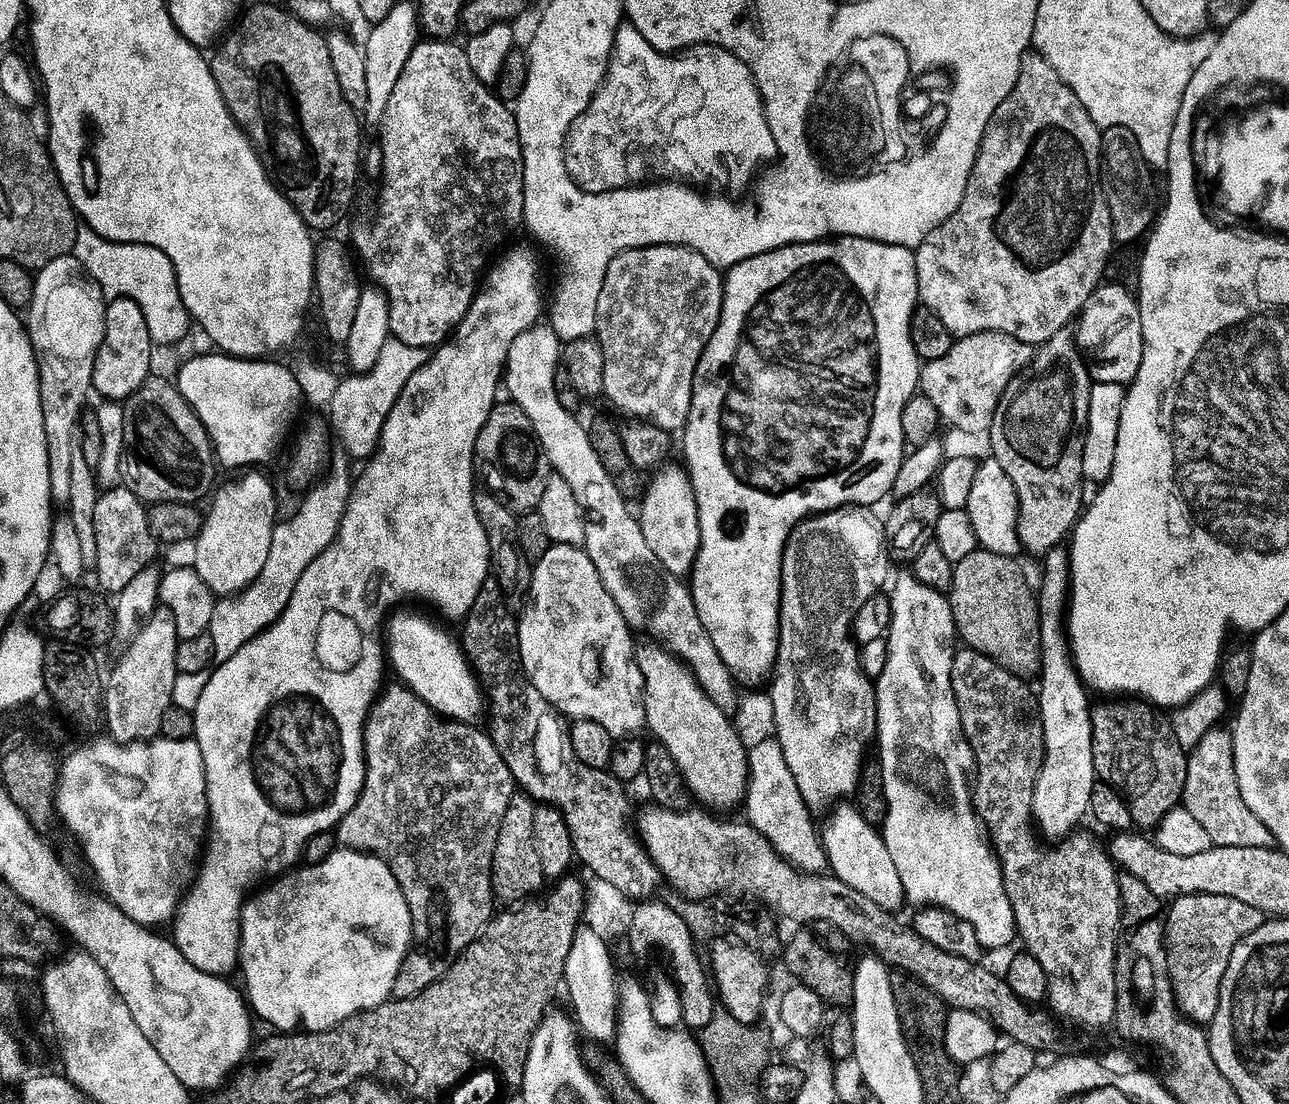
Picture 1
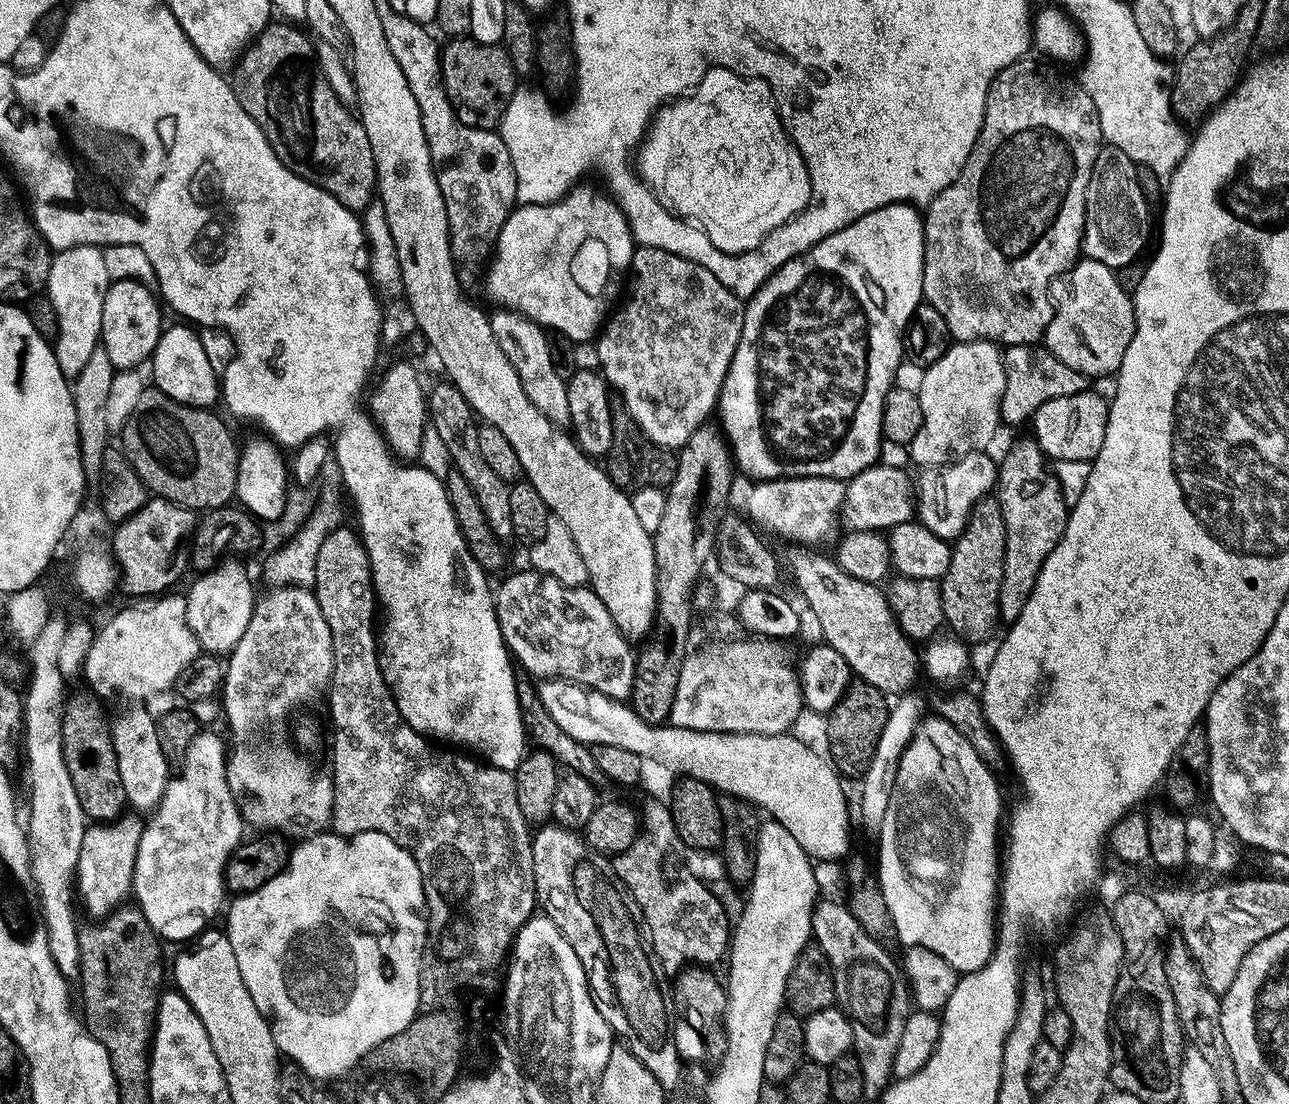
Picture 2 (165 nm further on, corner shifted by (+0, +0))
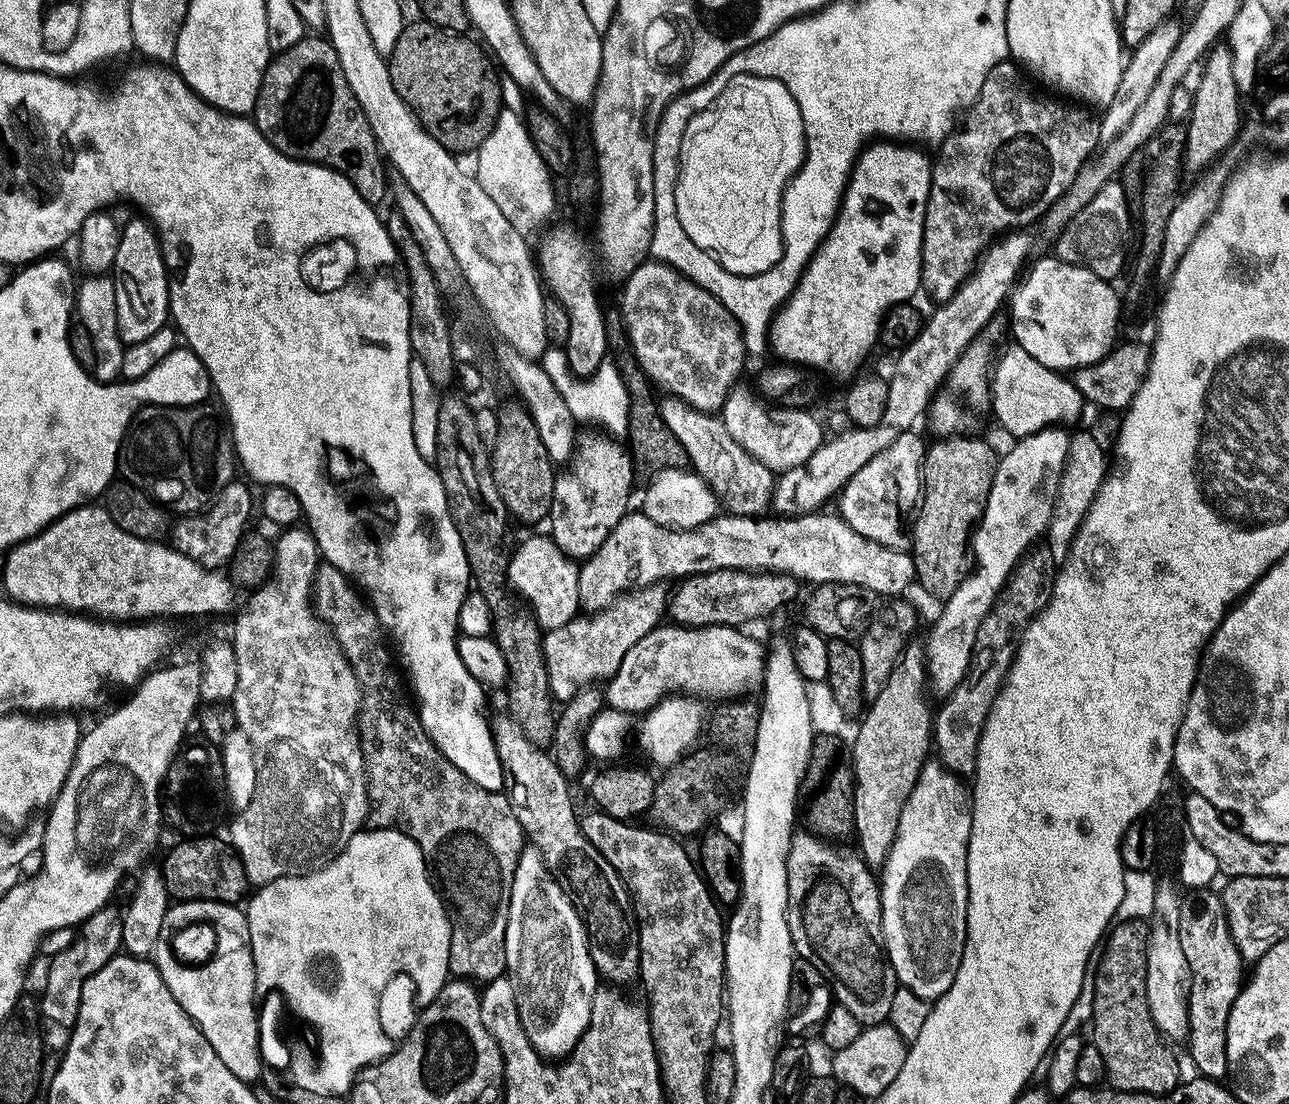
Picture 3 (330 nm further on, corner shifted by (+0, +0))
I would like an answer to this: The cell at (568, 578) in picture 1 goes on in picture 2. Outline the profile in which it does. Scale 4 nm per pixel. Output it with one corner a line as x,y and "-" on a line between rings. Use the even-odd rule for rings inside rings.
527,571
510,577
494,592
504,643
508,645
515,663
521,669
524,667
530,675
540,676
541,681
569,680
572,684
580,684
583,688
589,688
591,692
597,692
611,700
627,701
634,690
638,652
637,649
632,649
635,647
618,630
602,598
598,598
591,587
571,588
541,572

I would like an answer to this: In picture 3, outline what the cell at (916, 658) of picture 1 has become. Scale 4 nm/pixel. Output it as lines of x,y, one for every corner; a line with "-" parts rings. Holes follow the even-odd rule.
929,762
925,764
910,798
902,810
902,822
898,822
898,838
894,842
888,860
884,863
882,869
880,901
884,911
884,937
886,938
888,957
896,971
899,987
908,988
914,994
918,994
918,998
929,1002
941,1000
950,990
950,986
954,986
954,982
958,978
958,970
962,966
964,947
968,941
968,899
970,898
970,890
968,889
968,847
970,846
970,834
972,833
972,798
969,785
966,786
963,783
965,781
959,775
945,768
941,763

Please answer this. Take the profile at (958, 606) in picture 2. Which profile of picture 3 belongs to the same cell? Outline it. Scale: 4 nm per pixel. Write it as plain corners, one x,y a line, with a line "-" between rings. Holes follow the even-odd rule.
940,438
936,445
927,449
923,467
923,495
915,513
914,559
916,578
930,594
941,598
954,595
974,569
973,533
977,529
987,508
991,487
994,484
998,453
984,440
966,440
968,438

